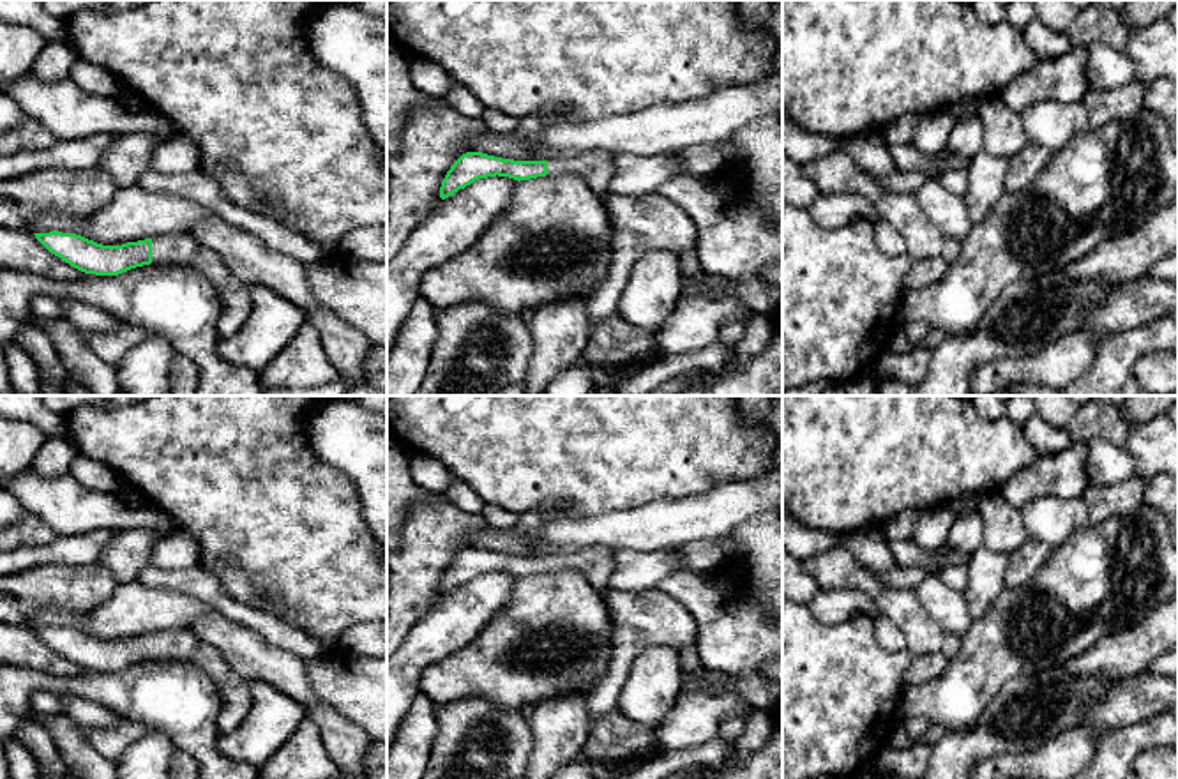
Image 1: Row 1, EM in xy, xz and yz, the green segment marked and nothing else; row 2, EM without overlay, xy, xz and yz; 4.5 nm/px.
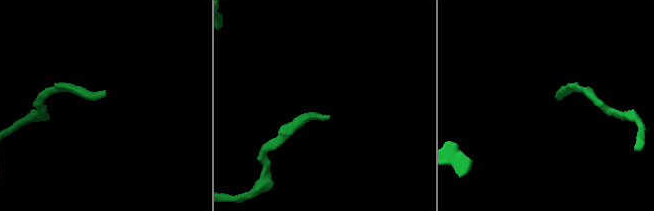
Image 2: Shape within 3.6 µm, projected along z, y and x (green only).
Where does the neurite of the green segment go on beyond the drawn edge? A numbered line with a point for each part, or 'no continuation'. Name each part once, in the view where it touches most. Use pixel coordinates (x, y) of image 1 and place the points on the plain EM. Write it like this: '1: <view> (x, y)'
1: xy (234, 691)

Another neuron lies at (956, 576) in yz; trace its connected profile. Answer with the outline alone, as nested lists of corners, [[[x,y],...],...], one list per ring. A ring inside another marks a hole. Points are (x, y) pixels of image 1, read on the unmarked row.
[[[964,563],[947,565],[938,576],[957,592],[964,592],[968,586],[968,567]]]

